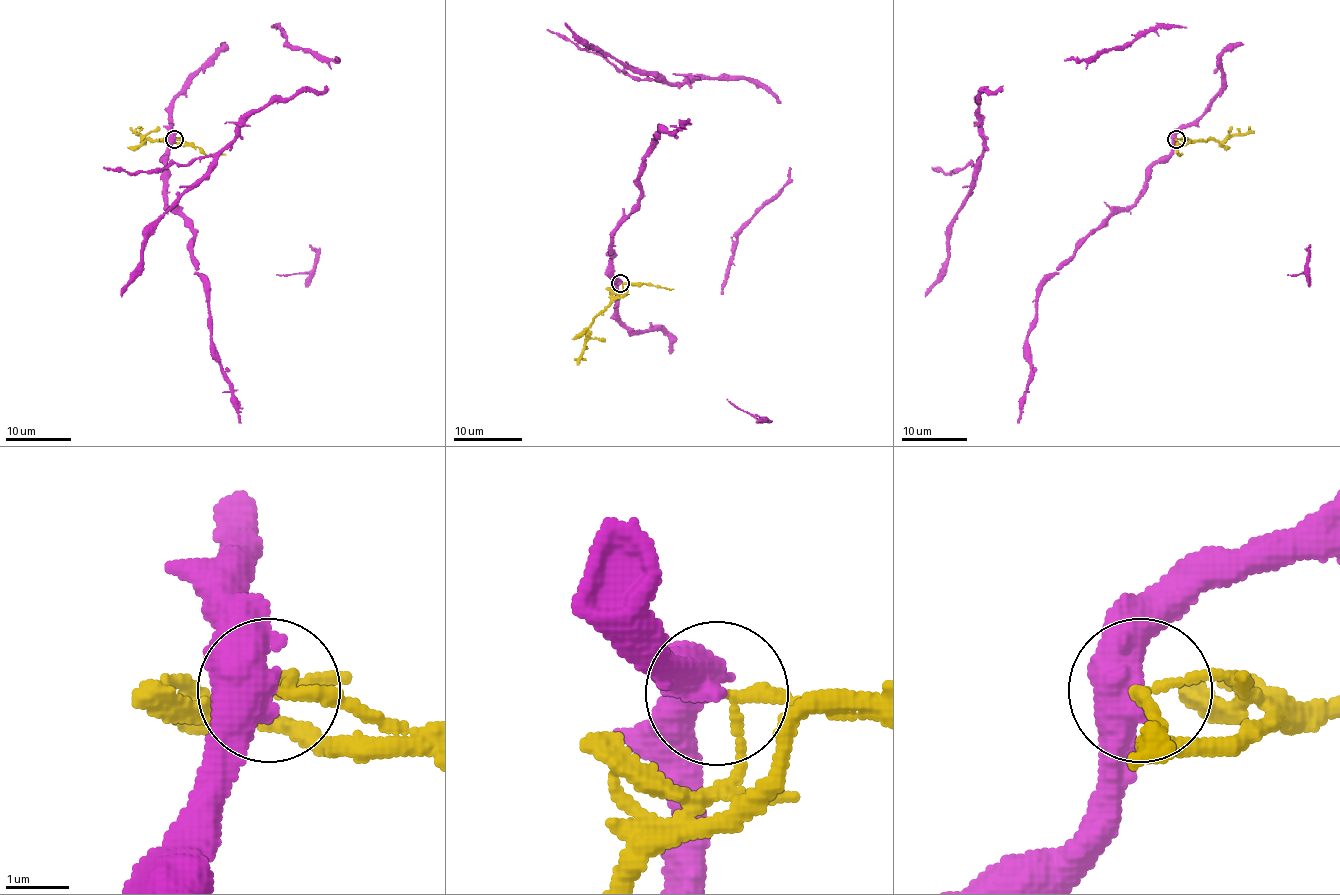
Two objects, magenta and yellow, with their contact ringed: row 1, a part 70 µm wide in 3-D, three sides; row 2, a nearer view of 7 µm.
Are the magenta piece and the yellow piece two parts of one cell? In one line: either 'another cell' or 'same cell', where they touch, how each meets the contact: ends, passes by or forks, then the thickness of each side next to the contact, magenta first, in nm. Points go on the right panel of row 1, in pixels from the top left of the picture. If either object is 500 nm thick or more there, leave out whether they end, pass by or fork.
another cell | (1176, 139) | 500/160 nm

